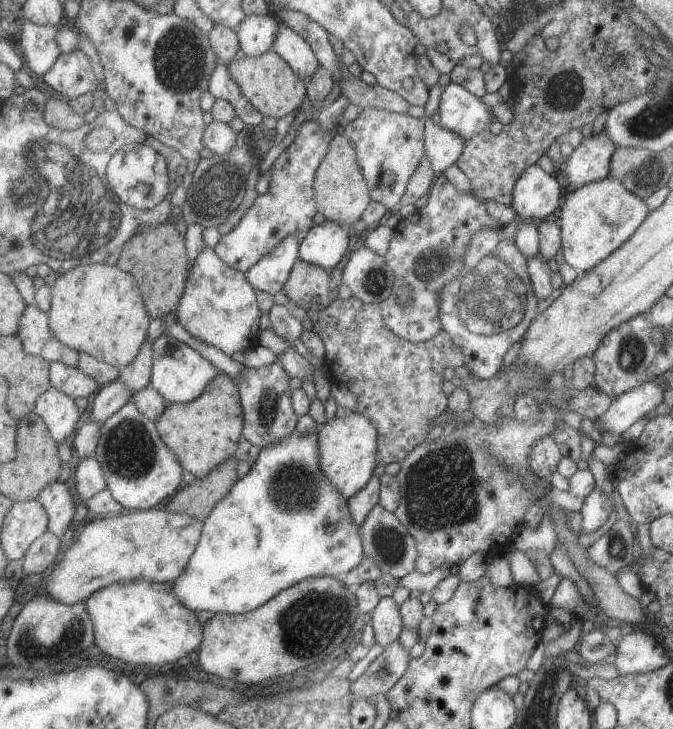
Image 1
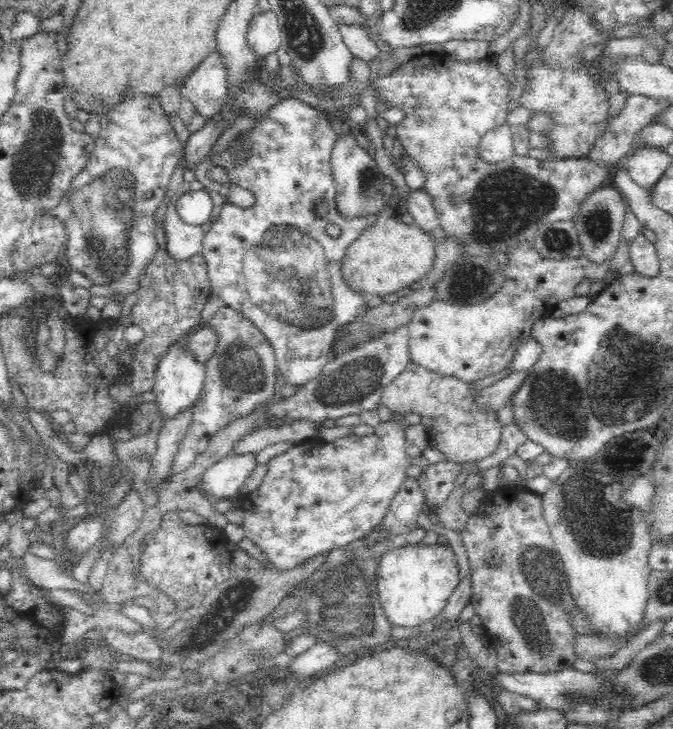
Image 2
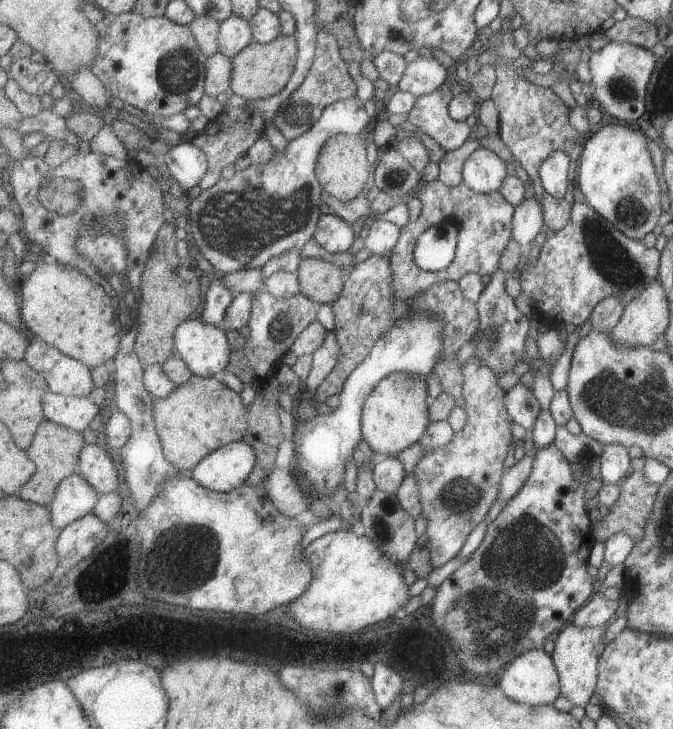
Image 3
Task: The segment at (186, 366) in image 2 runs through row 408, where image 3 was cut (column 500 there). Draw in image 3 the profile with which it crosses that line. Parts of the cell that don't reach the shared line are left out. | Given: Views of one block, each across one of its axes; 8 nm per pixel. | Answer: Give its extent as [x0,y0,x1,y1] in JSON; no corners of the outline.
[463,147,507,193]

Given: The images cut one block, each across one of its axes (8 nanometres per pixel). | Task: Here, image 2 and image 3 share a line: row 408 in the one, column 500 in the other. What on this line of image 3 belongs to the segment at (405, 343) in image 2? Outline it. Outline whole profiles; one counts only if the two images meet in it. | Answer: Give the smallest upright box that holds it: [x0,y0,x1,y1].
[475,266,529,374]

